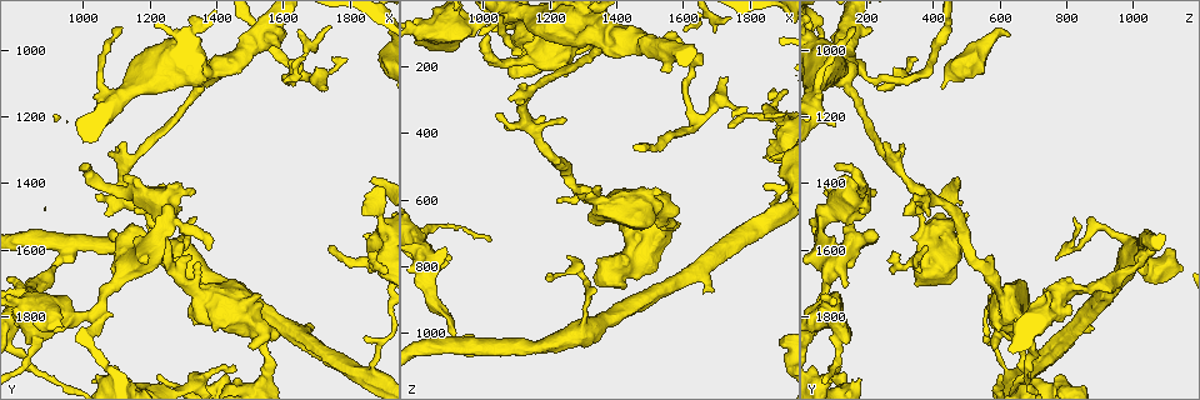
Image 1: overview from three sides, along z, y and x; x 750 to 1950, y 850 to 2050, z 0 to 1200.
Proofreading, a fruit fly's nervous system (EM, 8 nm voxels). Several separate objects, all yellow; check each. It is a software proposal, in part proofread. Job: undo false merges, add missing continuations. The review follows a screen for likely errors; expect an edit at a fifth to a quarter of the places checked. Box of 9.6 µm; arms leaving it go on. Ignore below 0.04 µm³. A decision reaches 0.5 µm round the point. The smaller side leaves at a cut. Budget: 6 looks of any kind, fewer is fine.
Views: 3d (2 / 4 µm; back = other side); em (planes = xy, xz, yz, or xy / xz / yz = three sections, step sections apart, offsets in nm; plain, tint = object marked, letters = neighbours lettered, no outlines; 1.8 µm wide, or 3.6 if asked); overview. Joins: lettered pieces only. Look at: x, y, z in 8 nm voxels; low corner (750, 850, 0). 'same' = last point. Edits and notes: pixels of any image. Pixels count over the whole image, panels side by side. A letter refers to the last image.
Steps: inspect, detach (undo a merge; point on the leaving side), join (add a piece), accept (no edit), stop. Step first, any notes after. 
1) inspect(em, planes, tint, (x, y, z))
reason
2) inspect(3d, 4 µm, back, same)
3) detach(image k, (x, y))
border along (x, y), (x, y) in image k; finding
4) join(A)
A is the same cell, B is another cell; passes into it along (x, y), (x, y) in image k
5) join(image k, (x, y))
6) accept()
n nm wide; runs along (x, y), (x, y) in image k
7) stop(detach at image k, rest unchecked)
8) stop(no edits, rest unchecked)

inspect(em, planes, letters, (1090, 1550, 240))
an open end

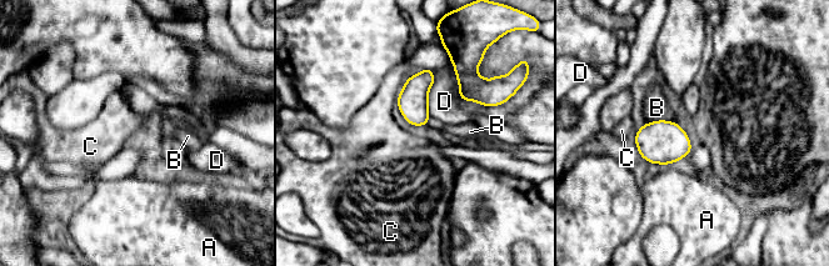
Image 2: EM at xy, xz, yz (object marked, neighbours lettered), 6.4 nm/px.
accept()
A, B, C and D are other cells; border along (405, 81), (395, 104) in image 2; no lettered piece goes on from it

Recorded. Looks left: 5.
inspect(em, planes, tint, (1020, 1350, 100))
free end

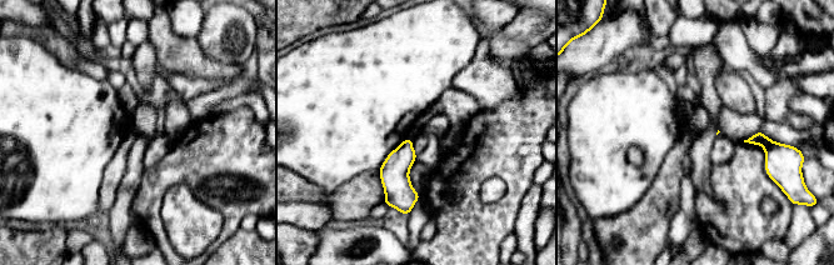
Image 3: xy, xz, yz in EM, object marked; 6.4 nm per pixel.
inspect(em, planes, letters, same)
what lies round it

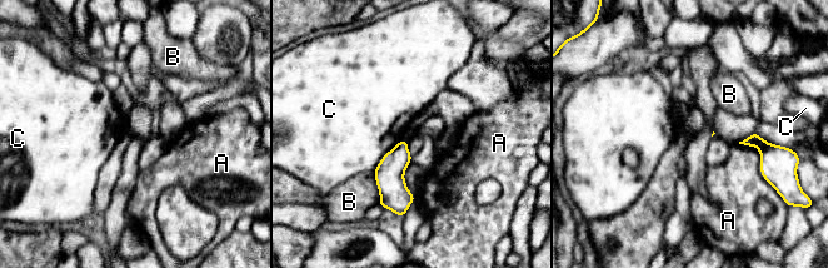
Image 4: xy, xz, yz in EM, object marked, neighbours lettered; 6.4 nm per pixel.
accept()
A, B and C are other cells; border along (402, 139), (382, 158), (373, 170) in image 4; none of them fits

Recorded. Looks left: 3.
inspect(em, yz, step 8, tint, (1450, 1960, 100))
tapers out

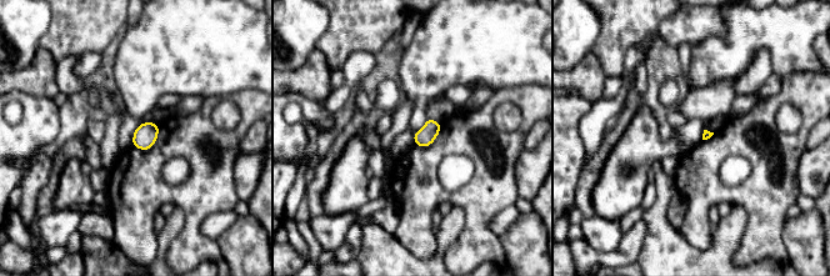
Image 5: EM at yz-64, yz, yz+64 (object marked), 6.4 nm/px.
inspect(em, planes, letters, same)

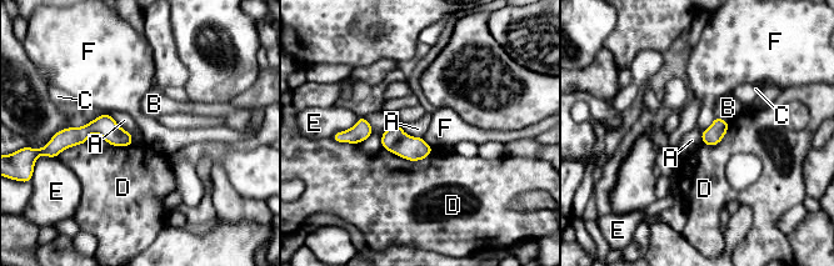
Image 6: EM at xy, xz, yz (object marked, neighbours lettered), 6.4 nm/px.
accept()
A, B, C, D, E and F are other cells; runs along (129, 137), (88, 129), (65, 142) in image 6; none of them fits

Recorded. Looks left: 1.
stop(no edits, rest unchecked)

